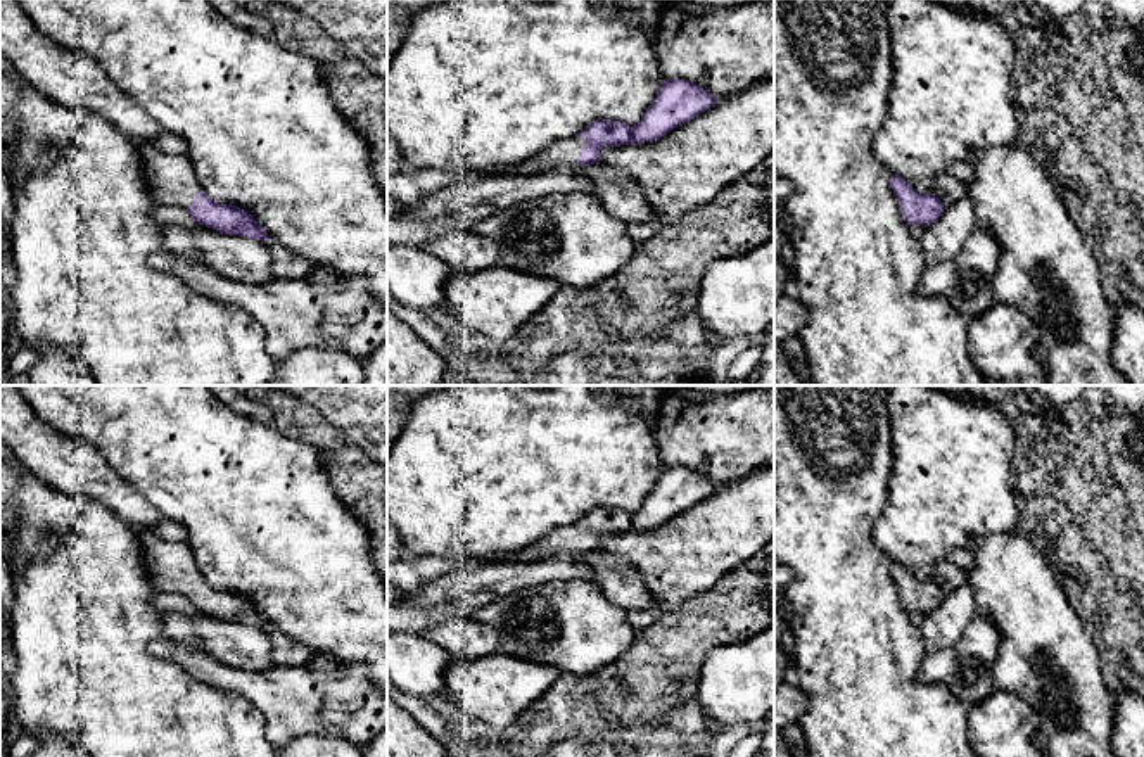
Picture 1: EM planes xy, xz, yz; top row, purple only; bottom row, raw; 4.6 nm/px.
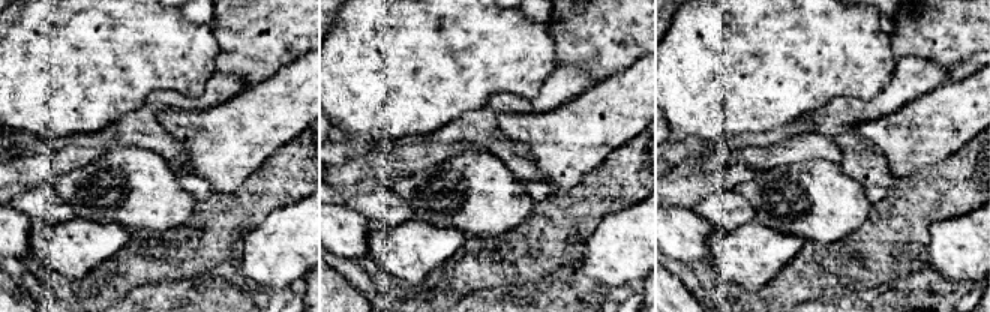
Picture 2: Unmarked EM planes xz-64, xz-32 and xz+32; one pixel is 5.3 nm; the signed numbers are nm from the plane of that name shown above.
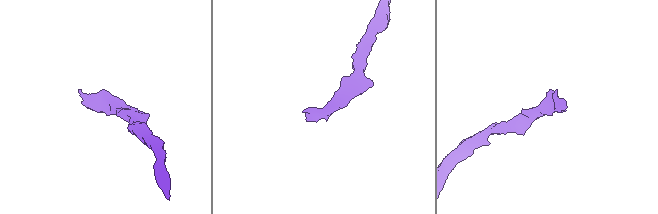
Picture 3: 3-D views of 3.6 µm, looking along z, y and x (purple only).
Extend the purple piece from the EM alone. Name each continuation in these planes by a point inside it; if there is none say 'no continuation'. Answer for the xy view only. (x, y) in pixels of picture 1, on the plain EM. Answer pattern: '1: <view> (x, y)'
1: xy (171, 566)

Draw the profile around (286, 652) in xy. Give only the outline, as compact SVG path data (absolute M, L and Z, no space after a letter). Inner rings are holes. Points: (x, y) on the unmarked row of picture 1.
M266 627L273 660L278 665L308 665L315 657L311 650L275 627Z

